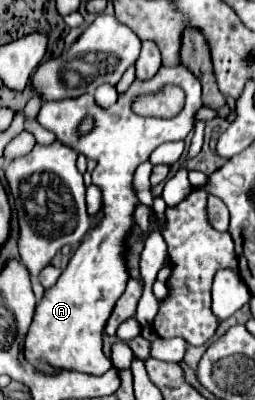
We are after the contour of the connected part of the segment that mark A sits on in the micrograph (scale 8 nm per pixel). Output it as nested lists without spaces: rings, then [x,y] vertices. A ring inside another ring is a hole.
[[[162,66],[158,74],[148,82],[134,82],[130,90],[118,98],[118,102],[110,110],[102,110],[94,104],[92,94],[84,94],[80,98],[64,98],[64,100],[48,100],[42,104],[36,122],[46,130],[54,132],[60,142],[68,142],[72,148],[82,152],[86,158],[94,158],[98,162],[92,172],[92,182],[102,188],[104,198],[104,218],[90,232],[88,238],[80,242],[76,252],[72,254],[66,270],[60,274],[58,282],[48,288],[42,300],[36,306],[34,322],[26,336],[24,358],[28,362],[44,360],[52,368],[58,370],[74,370],[92,376],[100,376],[112,366],[112,362],[102,352],[102,332],[106,320],[112,314],[116,300],[122,296],[128,272],[124,266],[124,248],[122,242],[132,226],[132,212],[138,204],[138,198],[132,190],[132,176],[138,164],[146,162],[154,148],[164,142],[184,140],[188,132],[194,128],[194,112],[202,106],[200,100],[200,82],[194,78],[190,70],[184,66]],[[162,86],[180,86],[186,94],[186,102],[180,114],[174,118],[144,118],[132,110],[134,98],[144,94],[156,94]],[[90,116],[94,126],[88,134],[80,134],[82,120]]]

